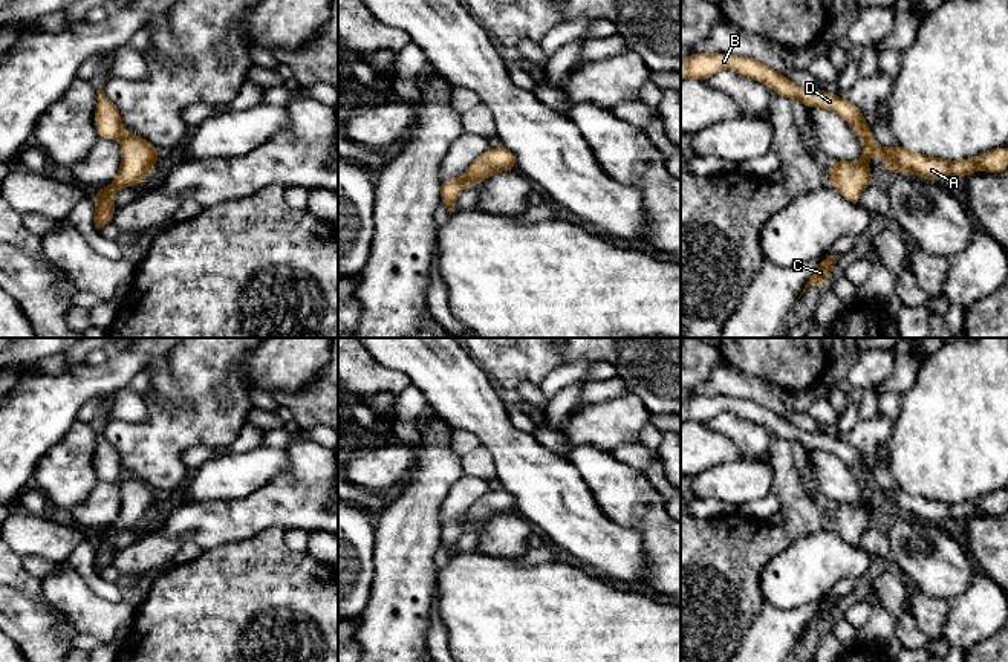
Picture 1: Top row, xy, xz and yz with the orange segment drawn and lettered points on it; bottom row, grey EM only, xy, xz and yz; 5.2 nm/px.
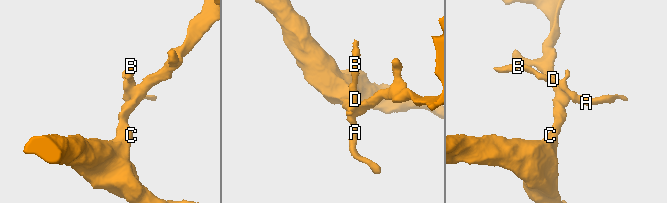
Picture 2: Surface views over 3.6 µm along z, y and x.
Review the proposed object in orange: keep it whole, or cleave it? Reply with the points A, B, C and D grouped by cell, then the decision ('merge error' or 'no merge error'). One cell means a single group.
A B D / C; merge error

